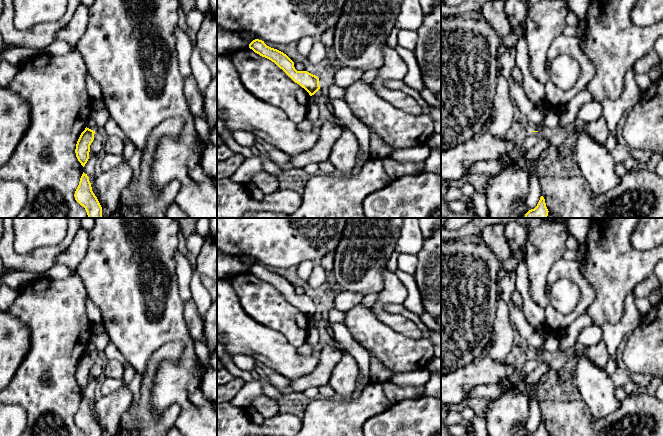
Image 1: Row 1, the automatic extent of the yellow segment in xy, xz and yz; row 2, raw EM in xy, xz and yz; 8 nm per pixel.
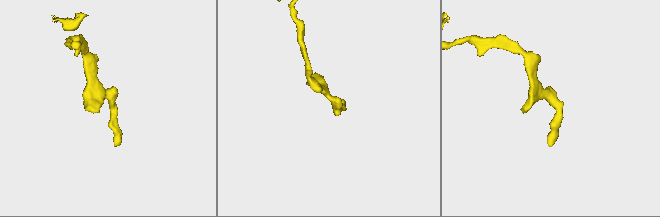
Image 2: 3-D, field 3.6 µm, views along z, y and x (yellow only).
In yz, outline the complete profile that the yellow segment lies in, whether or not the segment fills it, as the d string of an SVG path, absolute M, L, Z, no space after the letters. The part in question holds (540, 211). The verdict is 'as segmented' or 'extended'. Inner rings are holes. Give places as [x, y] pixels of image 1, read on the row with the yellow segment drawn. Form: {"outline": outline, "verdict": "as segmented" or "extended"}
{"outline": "M541 196L537 206L534 209L529 210L525 214L525 218L547 218L548 212L545 199Z", "verdict": "as segmented"}

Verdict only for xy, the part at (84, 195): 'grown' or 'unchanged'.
unchanged

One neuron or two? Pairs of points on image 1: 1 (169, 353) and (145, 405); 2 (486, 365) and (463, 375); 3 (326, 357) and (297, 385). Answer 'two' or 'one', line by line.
1: one
2: one
3: one

